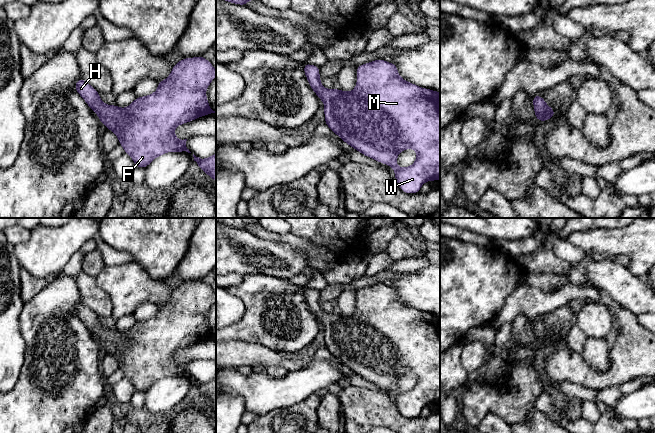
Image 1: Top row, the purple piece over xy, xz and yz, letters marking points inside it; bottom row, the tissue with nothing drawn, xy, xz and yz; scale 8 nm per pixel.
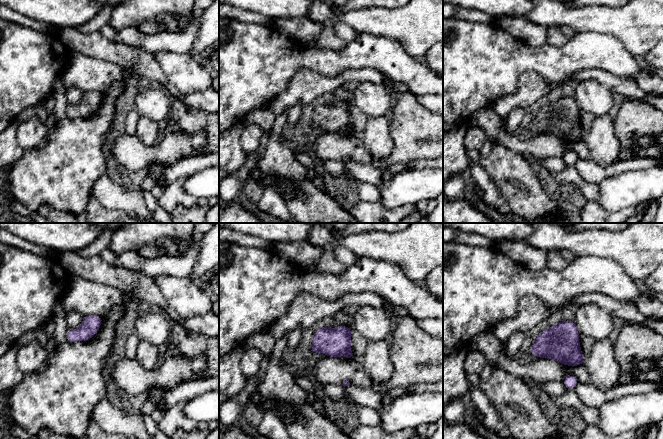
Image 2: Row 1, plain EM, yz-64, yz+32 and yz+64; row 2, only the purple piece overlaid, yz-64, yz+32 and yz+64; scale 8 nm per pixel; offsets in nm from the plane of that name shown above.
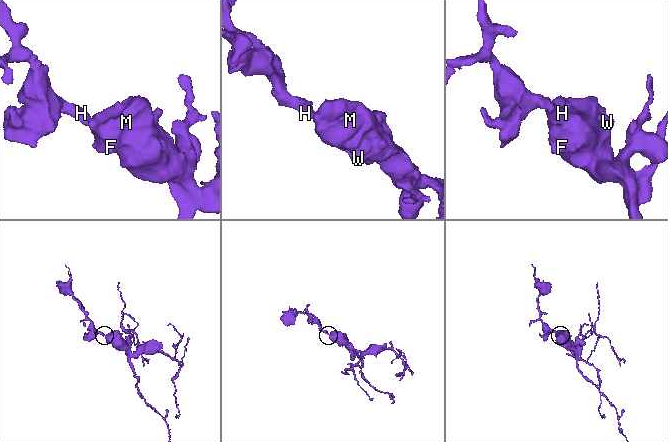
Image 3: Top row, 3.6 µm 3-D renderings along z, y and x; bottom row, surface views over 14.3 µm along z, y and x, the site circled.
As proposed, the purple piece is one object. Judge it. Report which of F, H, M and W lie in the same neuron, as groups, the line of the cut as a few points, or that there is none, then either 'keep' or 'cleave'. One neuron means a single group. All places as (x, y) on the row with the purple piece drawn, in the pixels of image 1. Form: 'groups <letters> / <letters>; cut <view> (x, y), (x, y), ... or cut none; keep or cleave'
groups F H M W; cut none; keep

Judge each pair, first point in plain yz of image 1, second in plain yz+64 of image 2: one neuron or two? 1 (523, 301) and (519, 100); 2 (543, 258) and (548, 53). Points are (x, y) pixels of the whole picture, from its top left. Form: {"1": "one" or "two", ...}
{"1": "one", "2": "two"}

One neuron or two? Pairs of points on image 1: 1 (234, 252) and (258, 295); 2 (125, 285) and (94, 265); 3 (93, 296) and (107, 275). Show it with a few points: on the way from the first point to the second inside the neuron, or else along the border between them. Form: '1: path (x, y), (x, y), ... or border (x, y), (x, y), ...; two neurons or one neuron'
1: border (243, 275), (266, 274), (270, 277); two neurons
2: border (105, 265), (95, 277); two neurons
3: border (95, 278), (96, 283), (108, 295), (112, 306); two neurons

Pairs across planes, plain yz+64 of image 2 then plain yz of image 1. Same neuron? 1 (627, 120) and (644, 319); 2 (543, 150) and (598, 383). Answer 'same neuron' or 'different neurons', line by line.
1: different neurons
2: same neuron

